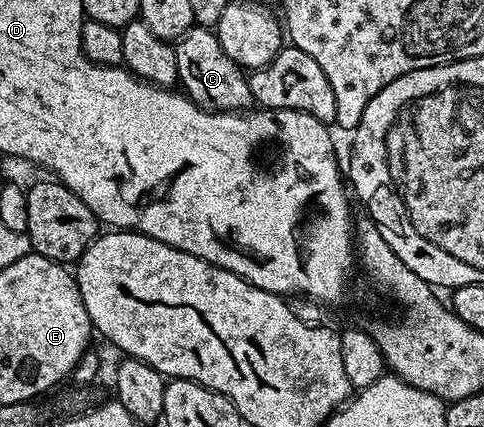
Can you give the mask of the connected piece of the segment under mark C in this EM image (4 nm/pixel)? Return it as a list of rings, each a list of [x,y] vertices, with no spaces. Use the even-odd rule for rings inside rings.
[[[197,24],[190,26],[188,32],[184,32],[184,36],[173,43],[173,47],[181,89],[200,109],[245,112],[255,105],[247,71],[224,53],[218,35],[211,27]]]

